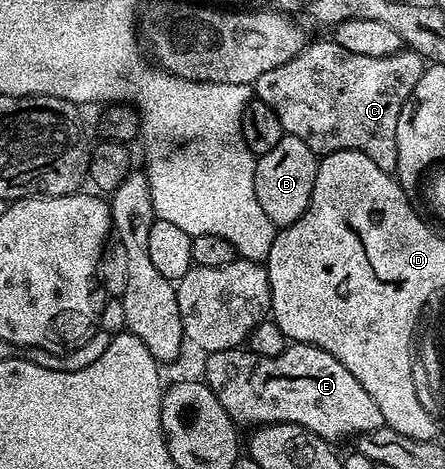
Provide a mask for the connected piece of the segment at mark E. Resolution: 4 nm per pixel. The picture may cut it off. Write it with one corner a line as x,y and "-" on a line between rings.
288,344
285,351
276,357
262,357
246,348
226,349
206,354
202,376
213,395
225,407
225,411
236,426
272,425
273,423
297,423
326,441
339,443
342,437
354,438
360,433
372,433
374,429
384,428
381,407
373,403
369,391
353,379
353,375
329,351
312,345

